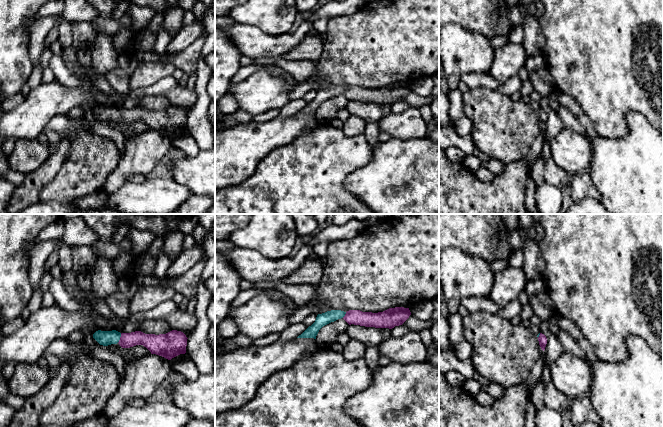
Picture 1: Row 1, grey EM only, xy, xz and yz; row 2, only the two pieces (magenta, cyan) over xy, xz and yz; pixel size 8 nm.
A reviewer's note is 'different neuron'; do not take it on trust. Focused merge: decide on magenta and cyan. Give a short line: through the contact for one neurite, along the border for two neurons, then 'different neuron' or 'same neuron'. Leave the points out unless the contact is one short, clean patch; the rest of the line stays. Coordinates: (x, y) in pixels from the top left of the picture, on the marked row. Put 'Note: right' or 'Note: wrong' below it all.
xy (151, 341), (120, 338), (105, 338) | same neuron
Note: wrong

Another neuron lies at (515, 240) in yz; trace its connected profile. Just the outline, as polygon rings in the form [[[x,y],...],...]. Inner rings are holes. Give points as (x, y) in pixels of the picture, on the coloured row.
[[[518,230],[509,231],[509,242],[513,250],[522,248],[522,239]]]

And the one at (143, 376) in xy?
[[[156,354],[125,363],[124,367],[125,378],[104,409],[103,414],[107,417],[118,414],[128,400],[146,400],[167,380],[172,371],[170,360]]]

